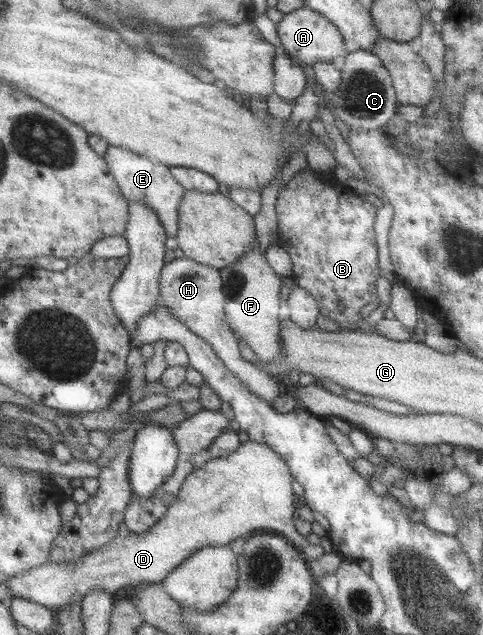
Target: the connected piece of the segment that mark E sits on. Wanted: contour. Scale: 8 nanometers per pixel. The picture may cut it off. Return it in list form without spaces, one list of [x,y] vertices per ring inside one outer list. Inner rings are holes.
[[[114,145],[111,146],[105,157],[114,171],[114,176],[121,183],[126,198],[129,198],[131,202],[135,202],[135,200],[145,202],[151,210],[160,215],[162,225],[166,227],[169,237],[177,238],[182,228],[181,204],[188,189],[175,177],[171,166]]]

